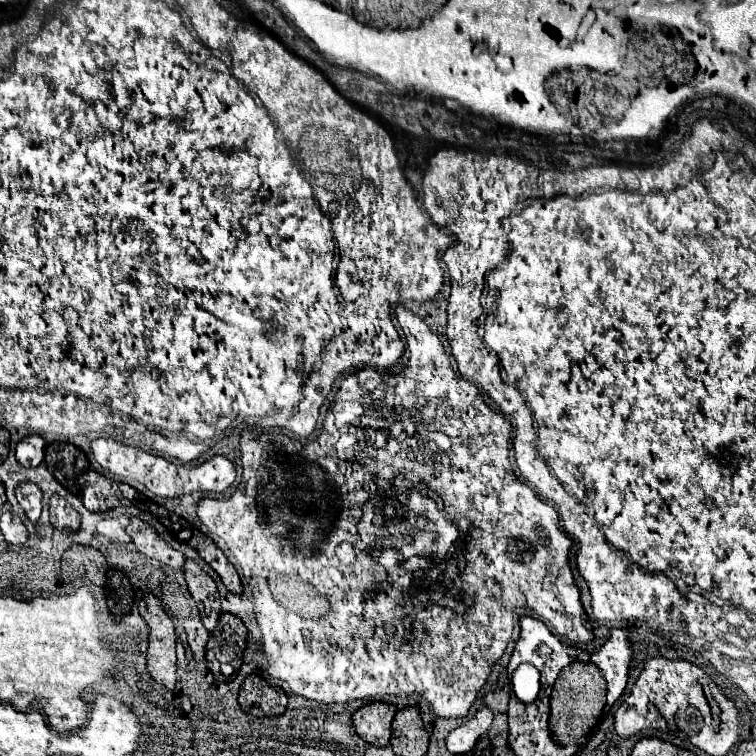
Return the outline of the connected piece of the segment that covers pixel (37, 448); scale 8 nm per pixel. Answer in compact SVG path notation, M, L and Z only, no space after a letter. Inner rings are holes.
M26 436L16 446L16 460L22 466L40 466L44 462L44 440L40 436Z

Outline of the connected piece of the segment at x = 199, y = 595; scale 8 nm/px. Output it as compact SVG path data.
M186 560L184 564L184 578L188 584L190 594L198 602L198 610L204 622L204 628L212 632L212 628L218 622L220 616L220 594L216 588L216 582L208 572L204 572L194 560Z

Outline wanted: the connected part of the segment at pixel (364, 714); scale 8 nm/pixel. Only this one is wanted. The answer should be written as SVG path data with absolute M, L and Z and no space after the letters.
M370 702L352 714L352 724L358 736L362 736L366 742L384 748L390 742L390 724L396 710L398 708L394 704Z

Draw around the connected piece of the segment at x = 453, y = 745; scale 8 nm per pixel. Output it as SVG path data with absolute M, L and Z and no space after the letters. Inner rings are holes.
M482 706L468 722L460 724L458 728L454 728L448 738L446 738L446 746L452 754L466 754L468 750L474 748L476 740L488 732L490 724L492 724L492 710L488 706Z

